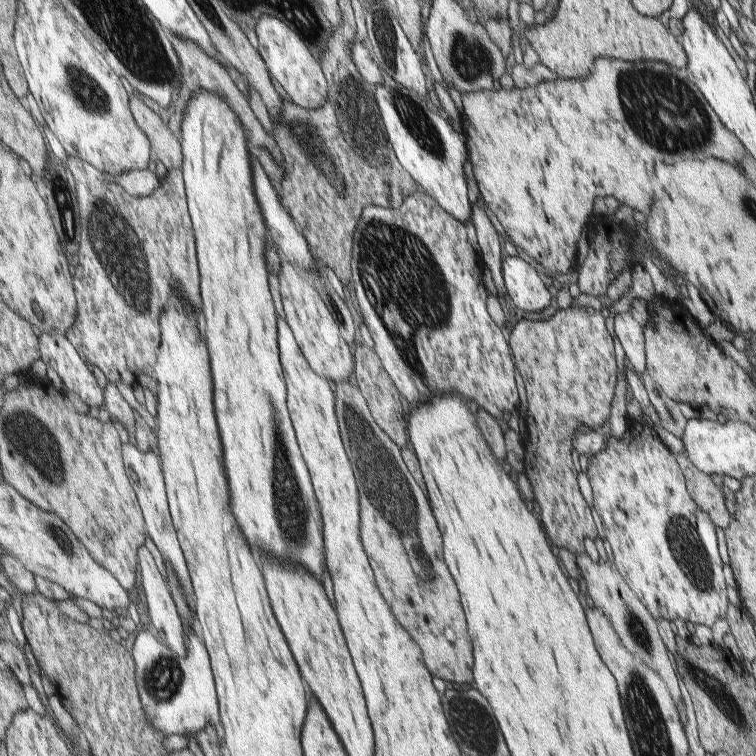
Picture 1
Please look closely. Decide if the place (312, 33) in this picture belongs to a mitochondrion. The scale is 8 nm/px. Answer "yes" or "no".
no

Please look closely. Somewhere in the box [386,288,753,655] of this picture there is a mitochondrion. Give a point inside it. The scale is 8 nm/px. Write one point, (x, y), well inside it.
(677, 528)

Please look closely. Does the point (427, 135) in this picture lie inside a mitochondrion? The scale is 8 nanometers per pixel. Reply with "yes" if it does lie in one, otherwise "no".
yes

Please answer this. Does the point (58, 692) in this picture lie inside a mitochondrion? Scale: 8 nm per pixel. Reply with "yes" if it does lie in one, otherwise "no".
no

